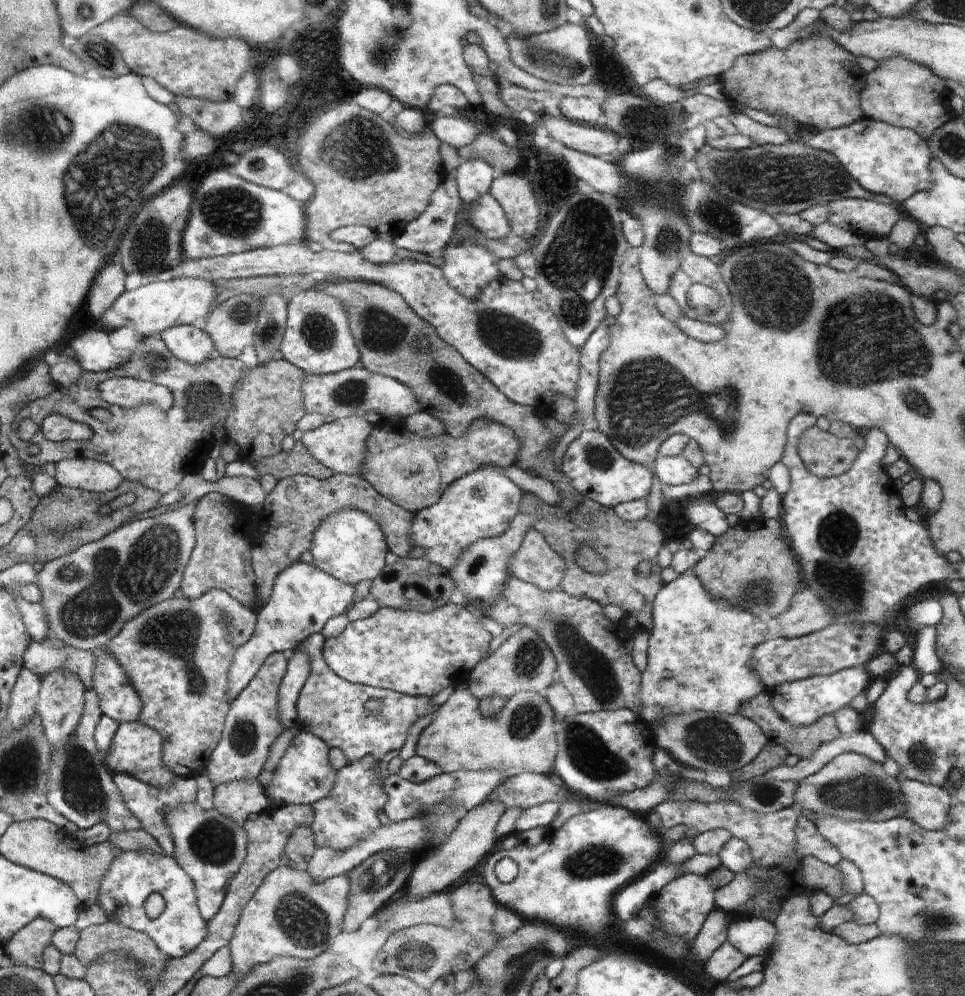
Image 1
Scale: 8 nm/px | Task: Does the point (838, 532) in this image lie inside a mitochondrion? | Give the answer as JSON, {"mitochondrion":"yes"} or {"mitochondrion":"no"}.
{"mitochondrion":"yes"}

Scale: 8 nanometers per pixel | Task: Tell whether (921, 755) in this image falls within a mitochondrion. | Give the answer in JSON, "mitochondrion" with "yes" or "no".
{"mitochondrion":"yes"}

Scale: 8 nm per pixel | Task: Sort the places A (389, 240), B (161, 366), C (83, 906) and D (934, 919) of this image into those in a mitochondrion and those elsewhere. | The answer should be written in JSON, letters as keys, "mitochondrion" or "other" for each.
{"A":"other","B":"mitochondrion","C":"other","D":"mitochondrion"}

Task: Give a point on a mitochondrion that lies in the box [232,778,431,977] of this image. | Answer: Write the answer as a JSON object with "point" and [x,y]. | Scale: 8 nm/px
{"point":[303,923]}

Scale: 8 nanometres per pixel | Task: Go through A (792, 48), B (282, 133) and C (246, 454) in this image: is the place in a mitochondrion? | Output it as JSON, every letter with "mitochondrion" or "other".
{"A":"other","B":"other","C":"other"}

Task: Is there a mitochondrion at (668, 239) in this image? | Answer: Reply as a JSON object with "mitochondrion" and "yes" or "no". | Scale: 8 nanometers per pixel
{"mitochondrion":"yes"}

